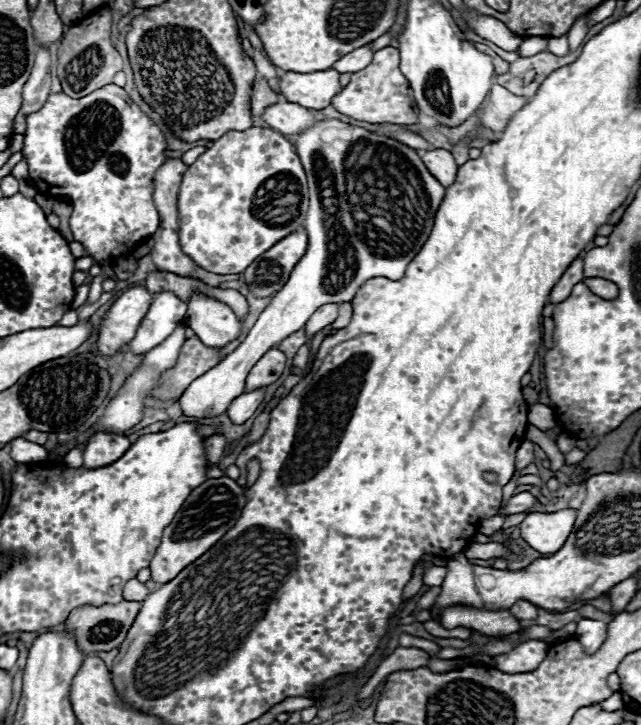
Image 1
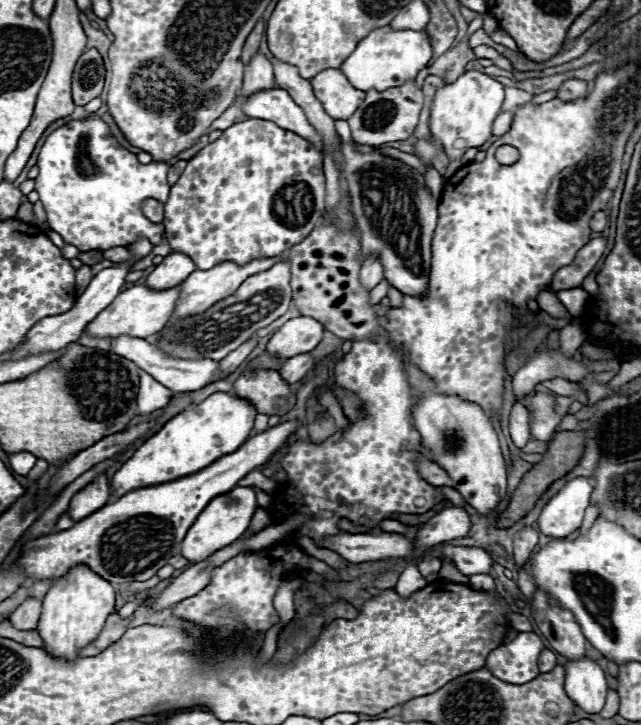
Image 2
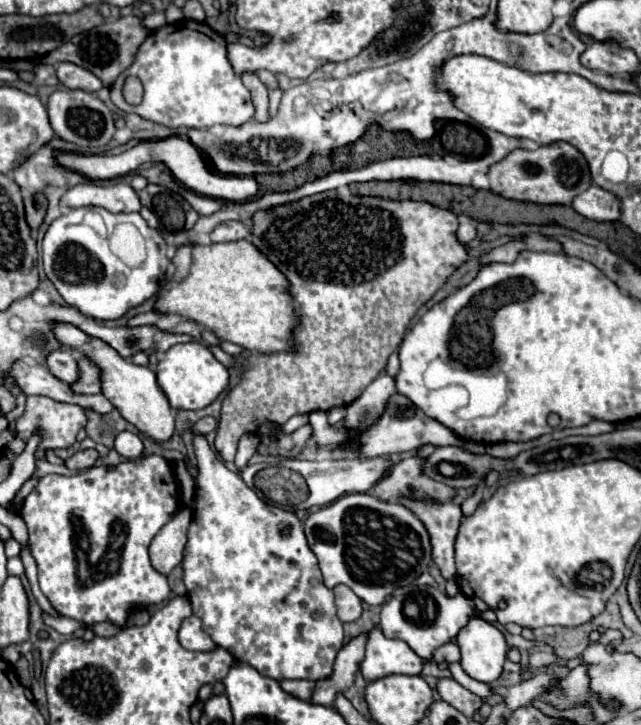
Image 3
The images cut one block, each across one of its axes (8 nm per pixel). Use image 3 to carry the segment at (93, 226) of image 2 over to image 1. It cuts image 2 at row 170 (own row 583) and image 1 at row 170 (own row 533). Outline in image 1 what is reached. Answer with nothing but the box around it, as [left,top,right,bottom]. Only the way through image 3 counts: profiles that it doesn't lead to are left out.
[22,84,170,304]

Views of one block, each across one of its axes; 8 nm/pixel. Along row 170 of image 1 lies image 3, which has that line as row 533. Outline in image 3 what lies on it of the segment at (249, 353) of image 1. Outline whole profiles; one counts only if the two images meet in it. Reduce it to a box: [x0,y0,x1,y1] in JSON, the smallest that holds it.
[304,494,432,606]

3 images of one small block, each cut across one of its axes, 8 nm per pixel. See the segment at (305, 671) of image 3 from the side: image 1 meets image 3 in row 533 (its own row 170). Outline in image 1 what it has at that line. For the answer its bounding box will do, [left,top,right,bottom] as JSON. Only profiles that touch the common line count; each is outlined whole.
[178,128,306,274]

